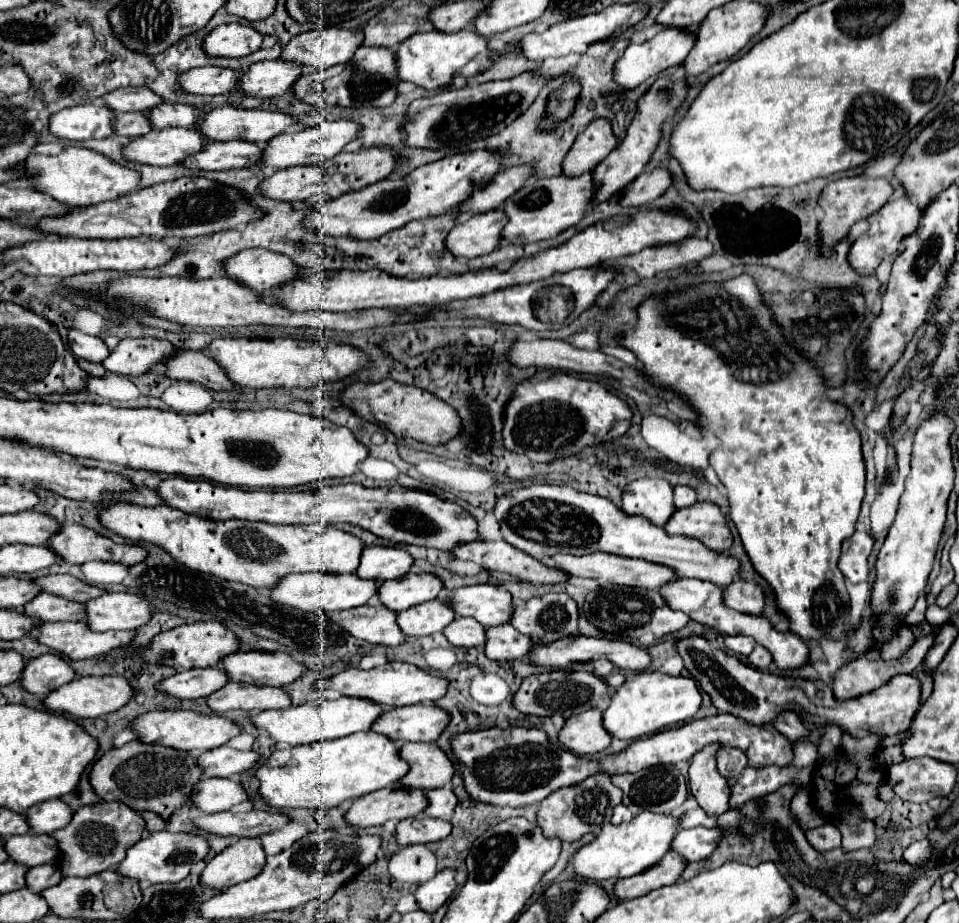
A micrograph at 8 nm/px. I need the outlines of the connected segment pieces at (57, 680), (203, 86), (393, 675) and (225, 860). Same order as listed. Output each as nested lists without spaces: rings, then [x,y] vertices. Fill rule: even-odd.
[[[44,654],[30,660],[24,666],[20,674],[20,686],[30,694],[44,696],[64,686],[74,676],[76,676],[74,670],[58,654]]]
[[[192,68],[188,72],[182,72],[178,76],[178,86],[188,94],[204,94],[204,96],[216,96],[216,94],[228,94],[232,88],[236,88],[240,72],[230,68]]]
[[[388,662],[388,664],[372,668],[372,670],[358,670],[358,668],[344,670],[332,678],[318,680],[316,688],[320,692],[338,690],[342,696],[372,700],[372,702],[378,702],[380,706],[410,706],[416,702],[426,702],[426,700],[434,702],[436,698],[442,698],[444,690],[448,688],[448,682],[444,682],[444,678],[438,678],[434,674],[428,674],[420,668],[416,668],[414,664]]]
[[[240,838],[206,864],[200,884],[212,890],[226,890],[228,886],[260,874],[264,864],[266,854],[262,850],[260,838]]]

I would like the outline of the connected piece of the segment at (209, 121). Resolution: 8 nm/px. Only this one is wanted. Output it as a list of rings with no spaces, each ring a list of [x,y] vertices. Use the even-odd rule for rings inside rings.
[[[220,106],[210,110],[208,114],[204,114],[200,118],[200,122],[196,122],[196,130],[206,136],[208,140],[246,140],[246,142],[256,142],[256,144],[264,144],[268,142],[268,138],[286,132],[286,128],[296,126],[296,120],[288,114],[282,112],[268,112],[268,110],[240,110],[240,108],[232,108],[232,106]]]

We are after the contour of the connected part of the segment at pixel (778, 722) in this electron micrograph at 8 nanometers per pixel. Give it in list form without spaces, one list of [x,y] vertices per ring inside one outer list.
[[[782,712],[776,720],[774,720],[774,726],[786,736],[790,738],[792,742],[798,742],[798,740],[808,740],[812,730],[806,728],[802,724],[802,720],[794,714],[794,712]]]

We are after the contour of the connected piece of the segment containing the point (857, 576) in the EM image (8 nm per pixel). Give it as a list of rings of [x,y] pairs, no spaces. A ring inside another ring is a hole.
[[[854,532],[844,540],[840,554],[840,570],[852,584],[864,582],[868,578],[868,556],[872,552],[872,536],[866,532]]]

